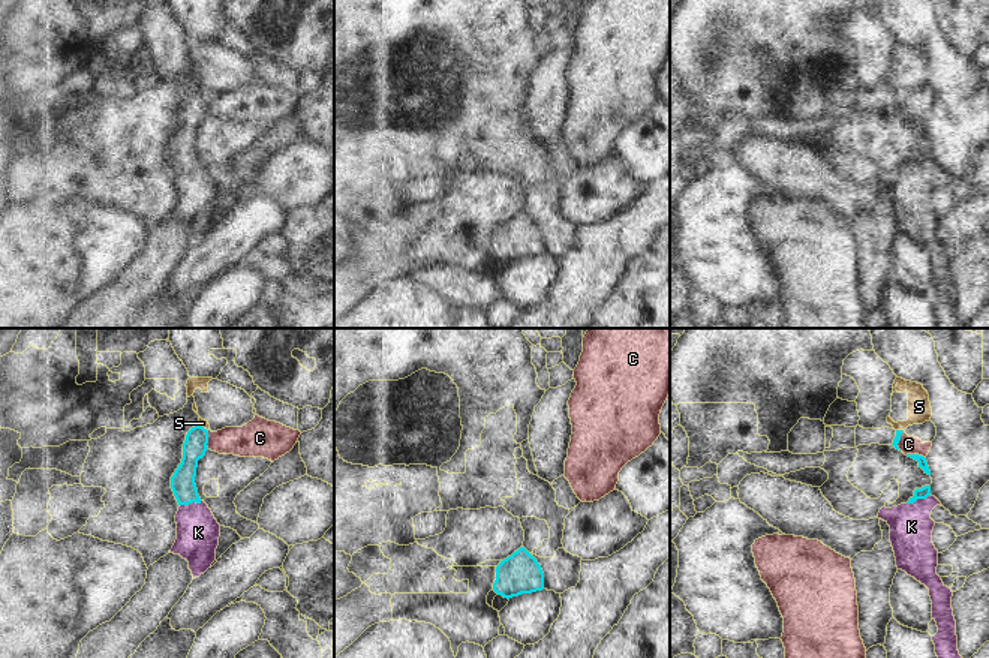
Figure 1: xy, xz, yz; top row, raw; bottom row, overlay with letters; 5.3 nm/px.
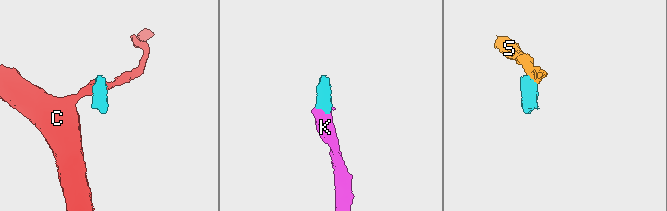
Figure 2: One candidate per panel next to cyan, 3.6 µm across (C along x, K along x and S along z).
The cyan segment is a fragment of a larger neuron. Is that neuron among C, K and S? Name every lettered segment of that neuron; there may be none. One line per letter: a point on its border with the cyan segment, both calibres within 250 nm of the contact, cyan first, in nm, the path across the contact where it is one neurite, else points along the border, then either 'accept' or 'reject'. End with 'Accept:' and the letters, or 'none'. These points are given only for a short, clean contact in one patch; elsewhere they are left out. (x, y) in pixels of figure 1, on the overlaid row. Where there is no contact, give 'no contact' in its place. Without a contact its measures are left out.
C: yz (916, 454) | 50/100 nm | along yz (905, 454), (922, 454), (925, 457) | reject
K: yz (919, 498) | 60/220 nm | across yz (919, 493), (919, 498), (911, 526) | accept
S: xy (203, 427) | 130/40 nm | along xy (201, 424), (207, 430) | reject
Accept: K

